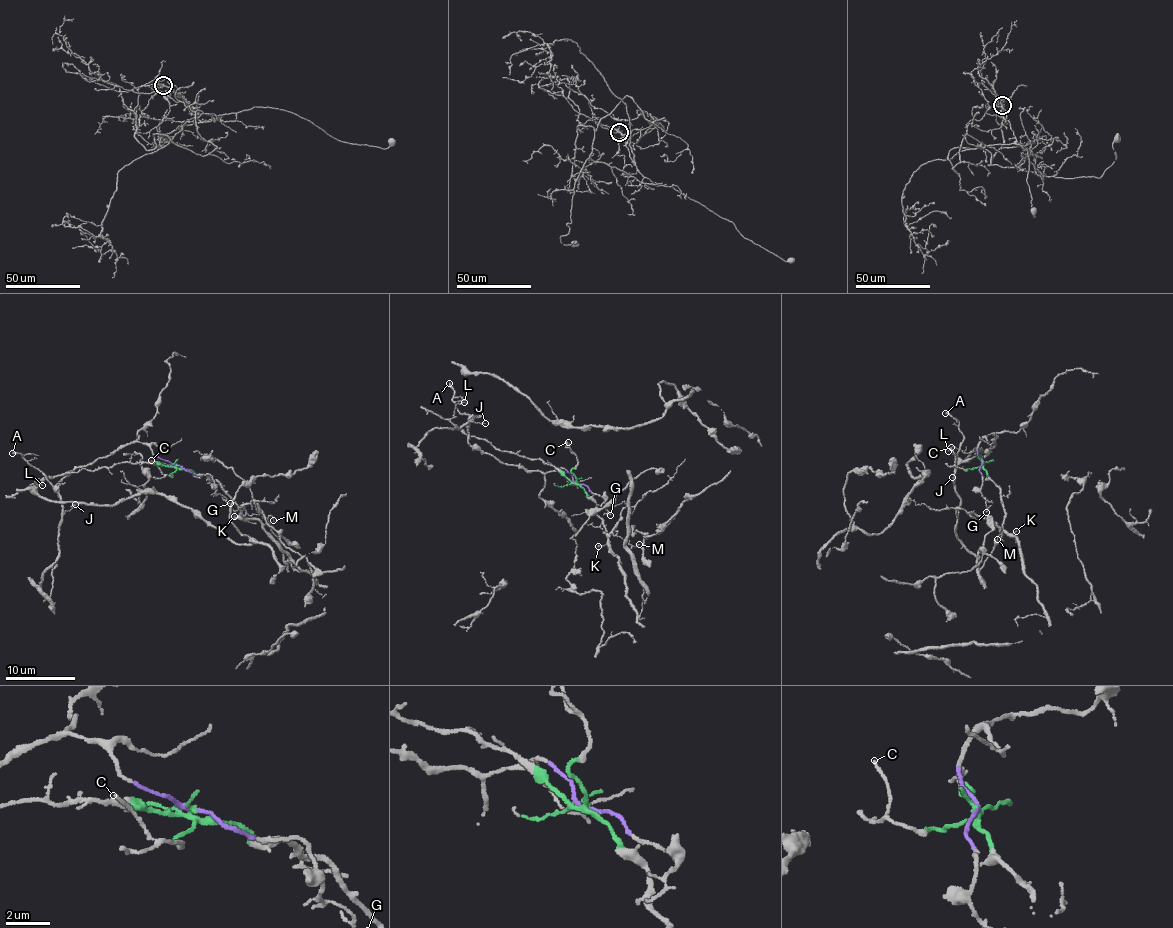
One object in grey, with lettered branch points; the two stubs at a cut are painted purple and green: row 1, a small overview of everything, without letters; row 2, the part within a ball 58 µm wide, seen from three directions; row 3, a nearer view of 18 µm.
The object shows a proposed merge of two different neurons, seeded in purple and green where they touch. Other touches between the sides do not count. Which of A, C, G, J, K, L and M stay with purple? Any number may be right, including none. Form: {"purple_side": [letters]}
{"purple_side": ["A", "G", "J"]}

